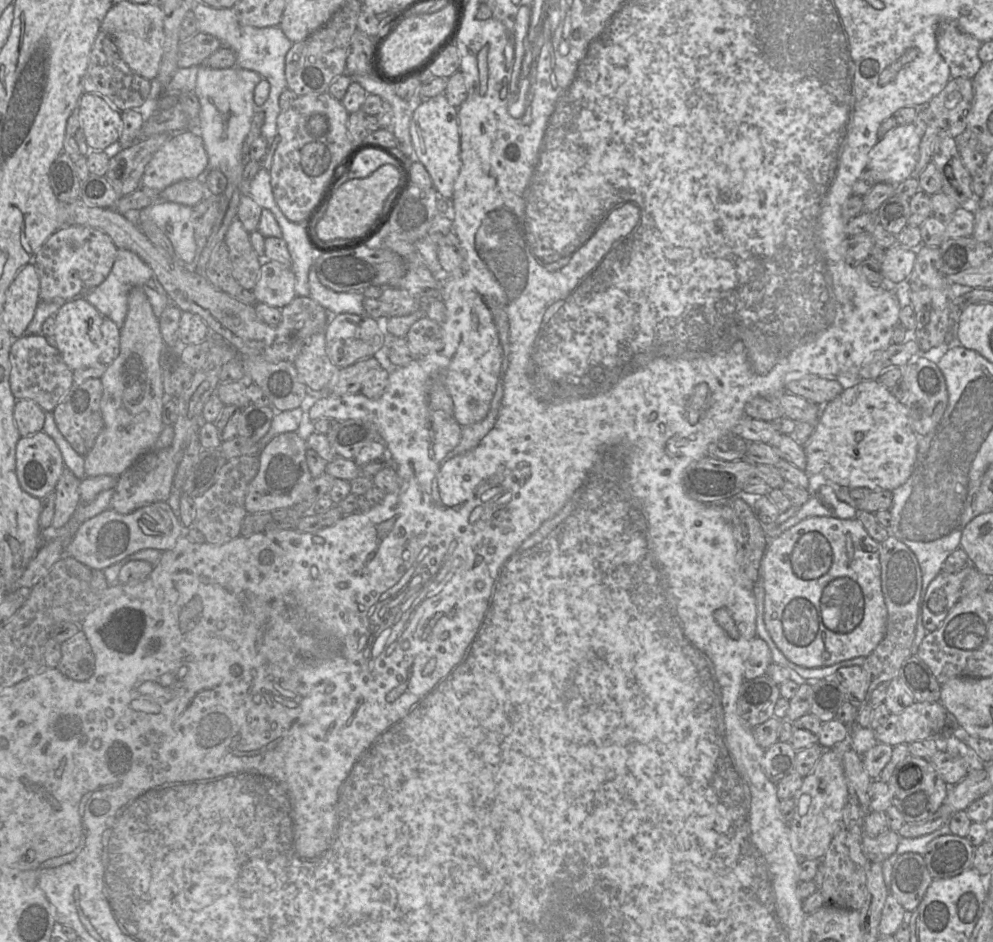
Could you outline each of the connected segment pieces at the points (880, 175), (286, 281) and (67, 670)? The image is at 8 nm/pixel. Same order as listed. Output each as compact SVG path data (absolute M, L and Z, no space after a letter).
M913 124L897 125L871 149L867 170L877 183L898 185L911 177L919 146L920 137Z
M275 261L261 265L260 276L251 292L257 302L282 309L296 297L292 268Z
M82 630L61 643L61 651L61 660L56 668L62 675L77 682L86 681L93 675L95 656Z

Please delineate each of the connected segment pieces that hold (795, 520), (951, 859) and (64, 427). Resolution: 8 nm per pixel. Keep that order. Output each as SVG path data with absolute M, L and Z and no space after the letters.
M822 485L810 499L799 508L799 511L782 524L764 525L768 540L774 539L785 530L795 526L811 516L853 519L857 509L840 501L832 486Z
M943 835L927 845L923 858L933 879L947 879L972 868L974 849L965 837Z
M89 378L82 383L73 383L53 410L57 428L71 447L81 456L86 456L90 452L104 427L100 408L102 395L101 380L99 378Z

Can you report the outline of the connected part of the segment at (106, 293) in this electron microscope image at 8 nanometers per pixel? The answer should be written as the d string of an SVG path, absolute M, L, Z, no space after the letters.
M118 249L113 267L107 278L90 292L81 295L81 297L91 303L103 317L109 317L114 321L117 327L121 329L128 311L128 296L134 287L143 289L151 303L154 314L157 318L160 318L171 300L151 267L136 253L127 249Z

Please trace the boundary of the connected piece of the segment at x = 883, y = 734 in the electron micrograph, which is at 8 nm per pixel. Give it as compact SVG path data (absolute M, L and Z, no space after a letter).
M914 702L898 714L890 713L874 734L878 743L894 747L930 738L944 738L953 728L955 724L940 702Z

